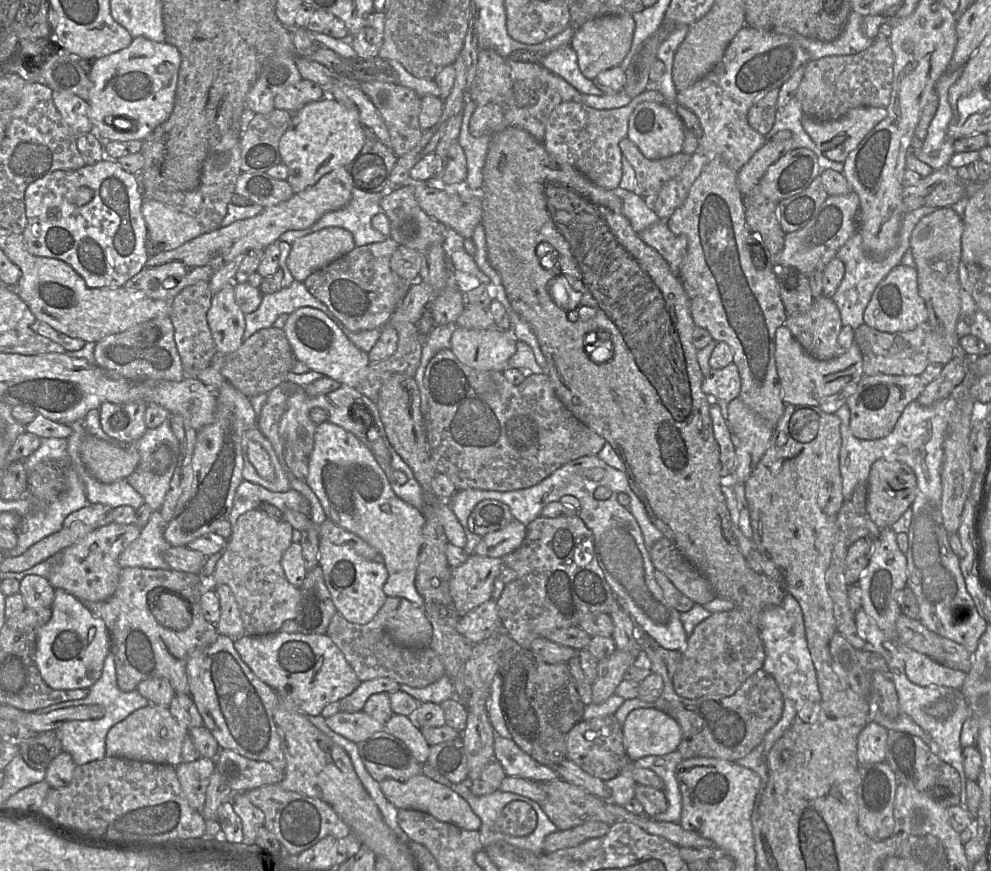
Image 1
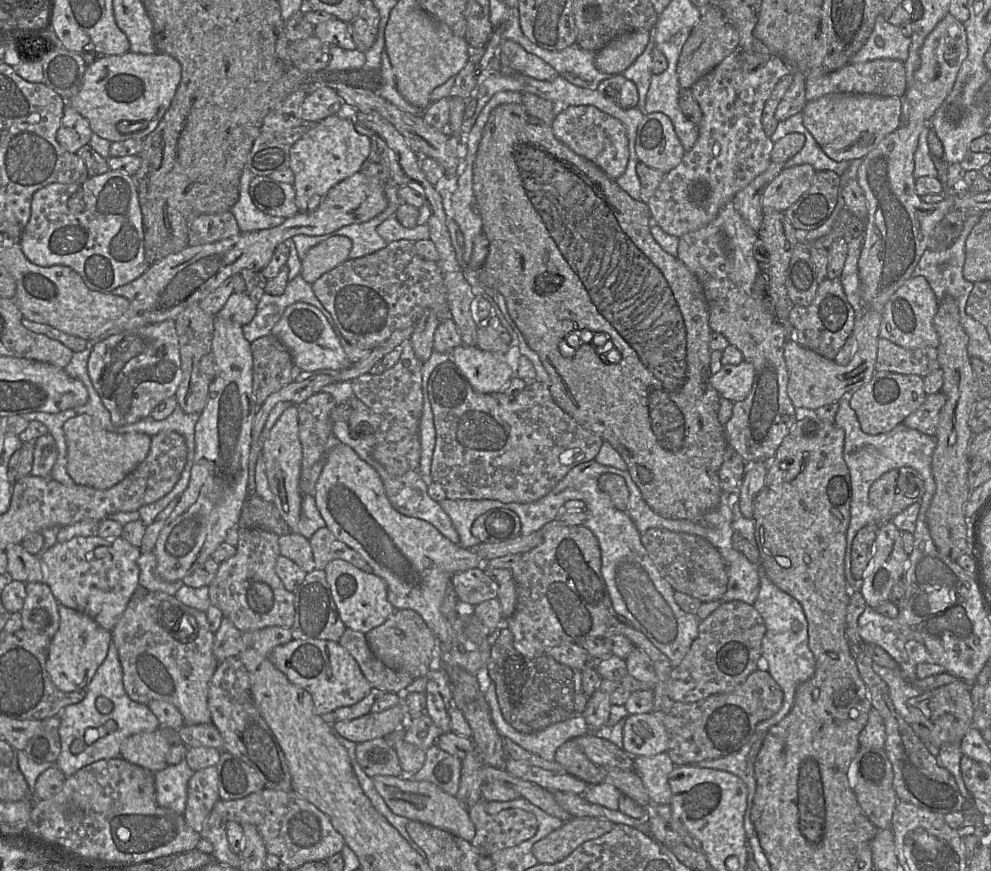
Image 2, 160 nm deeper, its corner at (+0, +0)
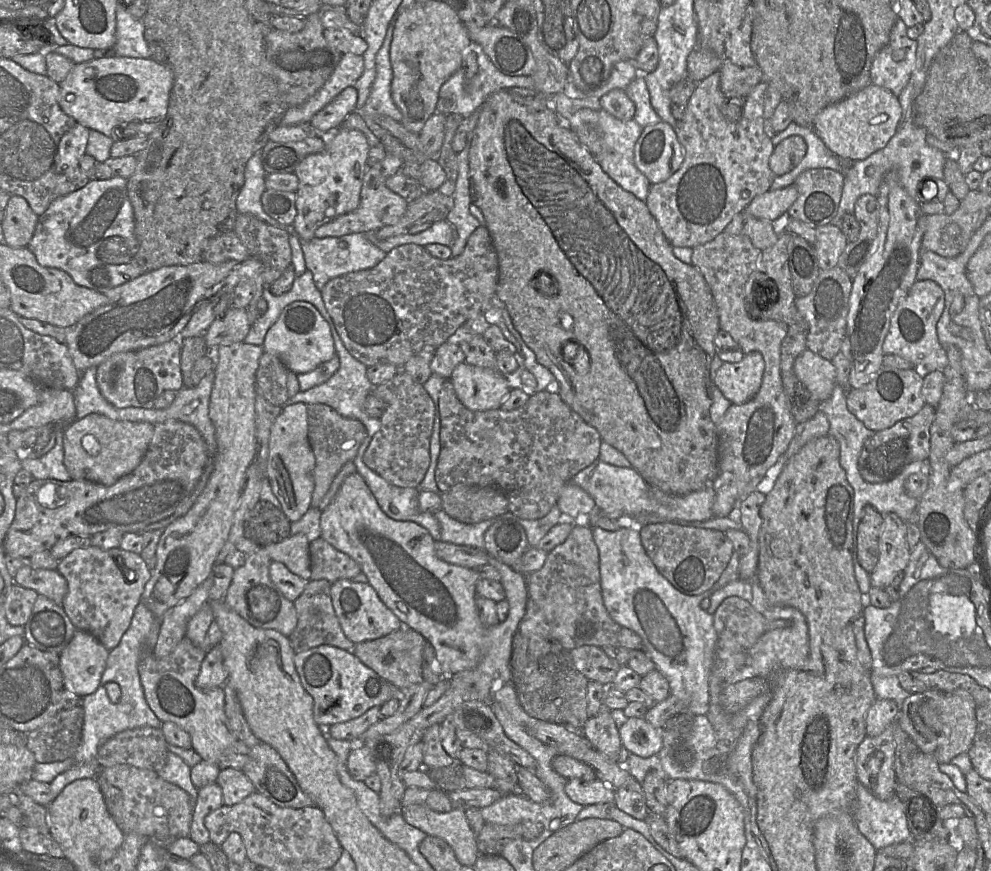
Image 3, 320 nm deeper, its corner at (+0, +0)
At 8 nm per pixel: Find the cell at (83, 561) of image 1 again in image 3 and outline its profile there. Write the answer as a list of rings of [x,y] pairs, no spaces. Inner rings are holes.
[[[97,546],[78,548],[59,561],[57,571],[66,579],[68,592],[63,600],[62,607],[73,625],[80,630],[93,635],[107,650],[111,651],[121,641],[128,630],[134,611],[142,600],[145,586],[151,578],[152,571],[140,554],[113,548],[101,549]]]

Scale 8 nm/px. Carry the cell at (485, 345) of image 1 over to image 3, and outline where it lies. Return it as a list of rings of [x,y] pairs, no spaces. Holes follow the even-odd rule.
[[[463,362],[450,379],[459,401],[469,410],[487,411],[500,408],[509,394],[509,378],[497,369],[486,369]]]

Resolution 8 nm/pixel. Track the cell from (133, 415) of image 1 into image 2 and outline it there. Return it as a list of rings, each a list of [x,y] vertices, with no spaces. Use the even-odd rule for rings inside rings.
[[[175,320],[112,334],[91,346],[88,374],[115,426],[150,417],[156,405],[175,396],[182,380]]]

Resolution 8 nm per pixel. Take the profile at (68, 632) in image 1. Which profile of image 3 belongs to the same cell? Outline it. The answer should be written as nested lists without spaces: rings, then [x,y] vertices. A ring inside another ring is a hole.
[[[76,629],[71,641],[59,654],[59,667],[66,688],[81,698],[94,693],[100,684],[102,674],[106,668],[109,652],[93,635]]]

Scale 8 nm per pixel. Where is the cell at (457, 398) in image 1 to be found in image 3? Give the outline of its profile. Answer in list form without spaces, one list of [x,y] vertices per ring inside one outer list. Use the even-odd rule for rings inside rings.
[[[446,380],[439,395],[440,414],[440,453],[435,470],[435,482],[440,493],[448,492],[454,487],[495,488],[502,491],[508,498],[508,511],[519,519],[536,520],[546,516],[557,504],[563,486],[581,470],[592,464],[599,457],[602,439],[599,432],[587,424],[559,396],[557,392],[547,390],[530,393],[527,402],[518,409],[505,411],[501,408],[487,411],[472,411],[466,408],[458,399],[450,380]]]

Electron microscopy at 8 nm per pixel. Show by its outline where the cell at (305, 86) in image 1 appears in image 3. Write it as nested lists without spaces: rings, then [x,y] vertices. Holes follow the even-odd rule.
[[[347,87],[312,117],[311,125],[328,138],[342,125],[349,114],[356,111],[357,97],[355,87]]]

